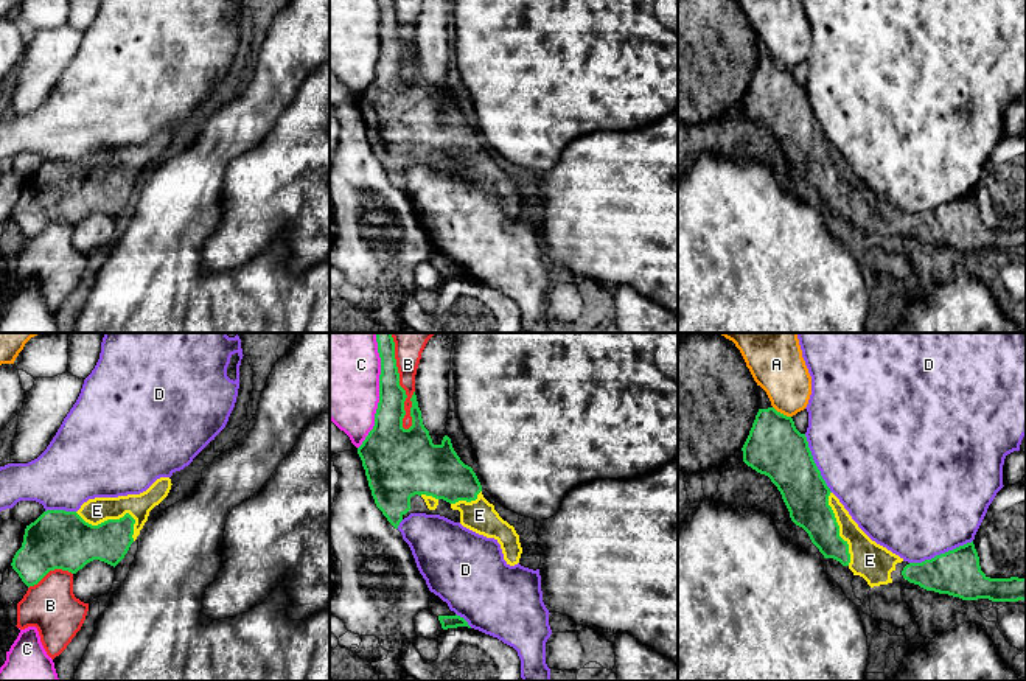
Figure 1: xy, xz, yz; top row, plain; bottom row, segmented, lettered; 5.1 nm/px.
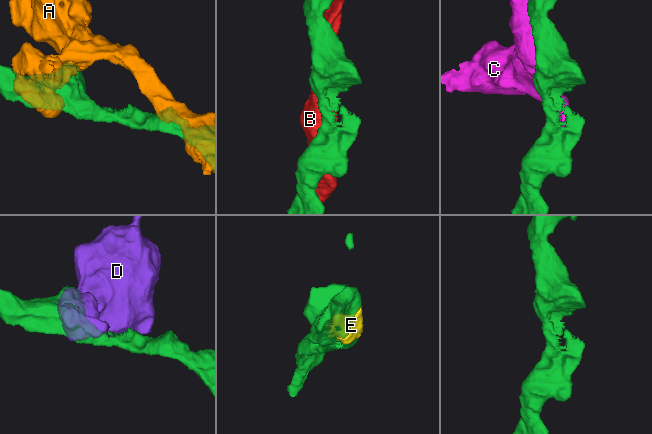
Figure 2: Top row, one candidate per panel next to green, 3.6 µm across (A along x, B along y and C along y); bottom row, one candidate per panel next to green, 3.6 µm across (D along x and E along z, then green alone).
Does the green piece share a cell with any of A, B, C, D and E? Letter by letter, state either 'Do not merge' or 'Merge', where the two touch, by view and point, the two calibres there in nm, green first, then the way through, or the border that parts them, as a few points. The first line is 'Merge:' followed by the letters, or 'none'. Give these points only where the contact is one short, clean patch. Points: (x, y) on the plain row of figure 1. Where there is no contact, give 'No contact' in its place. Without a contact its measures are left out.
Merge: E
A: Do not merge. Touches green at yz (782, 66). Thickness 300 nm (green) against 260 nm. Boundary: yz (773, 58), (790, 69)
B: Do not merge. Touches green at xz (403, 41). Thickness 170 nm (green) against 120 nm
C: Do not merge. Touches green at xz (380, 50). Thickness 240 nm (green) against 380 nm
D: Do not merge. Touches green at yz (941, 206). Thickness 240 nm (green) against 500 nm
E: Merge. Touches green at xy (115, 171). Thickness 260 nm (green) against 130 nm

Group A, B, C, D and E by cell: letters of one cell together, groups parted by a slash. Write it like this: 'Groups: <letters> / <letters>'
Groups: A / B / C / D / E

